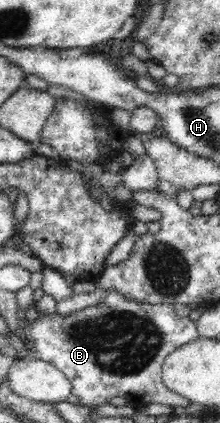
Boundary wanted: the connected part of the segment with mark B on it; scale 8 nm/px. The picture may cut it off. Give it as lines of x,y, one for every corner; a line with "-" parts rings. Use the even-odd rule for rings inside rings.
100,288
105,291
105,298
94,306
87,306
69,315
58,315
55,312
41,314
37,322
20,322
23,332
35,340
35,352
29,358
49,361
56,365
71,381
71,396
79,400
79,405
93,407
103,405
113,396
123,396
135,405
147,406
151,402
176,407
188,407
192,403
171,392
162,379
162,368
165,357
175,348
197,340
199,331
195,320
189,317
190,309
181,304
145,304
144,301
129,300
113,288
-
105,332
127,332
125,336
115,336
105,344

